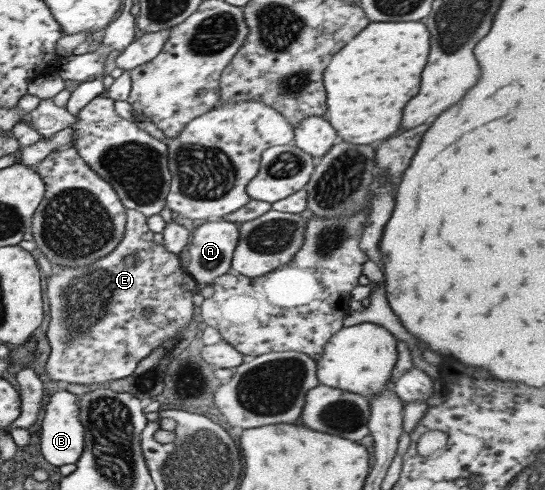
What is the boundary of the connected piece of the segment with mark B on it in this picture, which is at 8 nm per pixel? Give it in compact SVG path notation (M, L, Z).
M57 391L48 398L44 406L44 416L40 427L39 450L42 457L50 463L59 467L75 463L80 457L84 447L84 430L78 419L79 405L78 395L67 391Z

